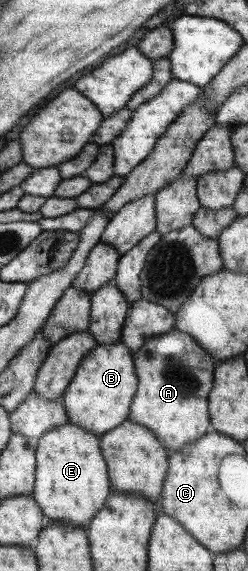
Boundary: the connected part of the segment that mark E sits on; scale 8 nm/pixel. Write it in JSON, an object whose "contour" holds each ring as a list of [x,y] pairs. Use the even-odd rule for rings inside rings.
{"contour":[[[67,421],[45,430],[34,446],[35,471],[31,497],[51,521],[85,528],[111,493],[97,436]]]}

